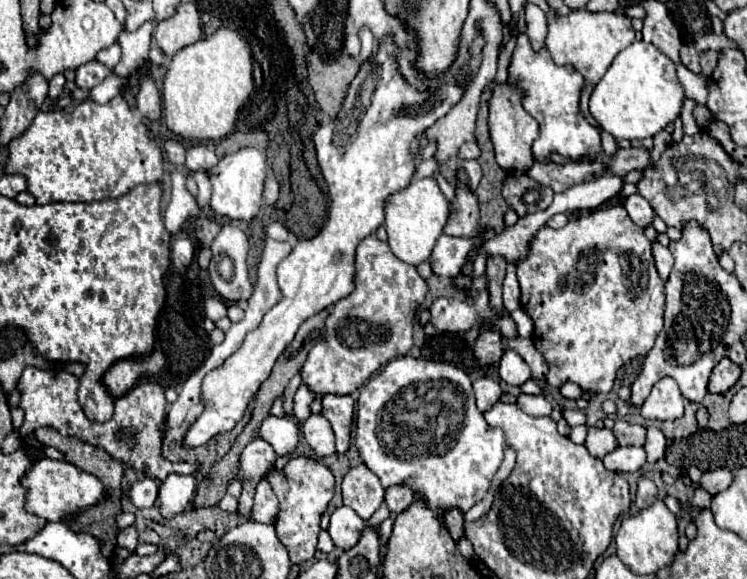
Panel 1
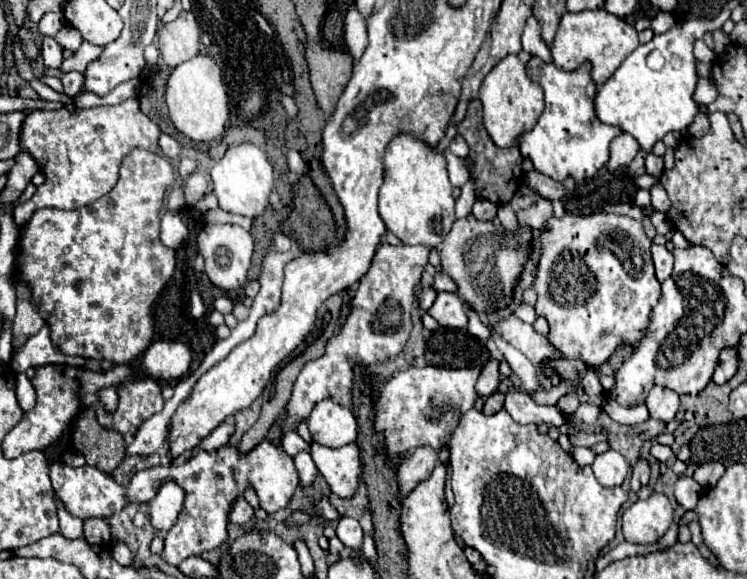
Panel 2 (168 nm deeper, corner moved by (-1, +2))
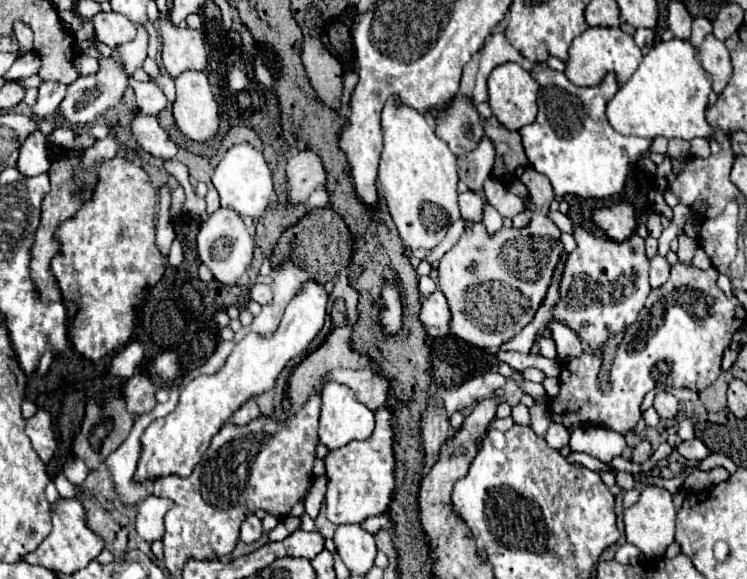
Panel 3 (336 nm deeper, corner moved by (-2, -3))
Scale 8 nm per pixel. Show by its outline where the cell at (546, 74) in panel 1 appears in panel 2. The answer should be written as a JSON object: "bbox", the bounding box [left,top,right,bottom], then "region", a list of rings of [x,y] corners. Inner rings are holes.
{"bbox":[517,57,623,185],"region":[[[533,57],[527,63],[527,75],[543,87],[545,111],[535,127],[517,139],[523,157],[531,159],[537,171],[559,183],[571,177],[575,185],[583,185],[609,163],[609,143],[623,133],[619,127],[601,123],[595,115],[593,99],[597,95],[597,85],[591,79],[591,65],[567,73],[553,63],[543,63],[539,57]]]}

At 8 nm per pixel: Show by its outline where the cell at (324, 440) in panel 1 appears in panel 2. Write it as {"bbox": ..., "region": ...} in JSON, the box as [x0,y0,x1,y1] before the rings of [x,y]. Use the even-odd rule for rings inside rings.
{"bbox":[307,399,357,447],"region":[[[333,399],[317,403],[307,425],[313,441],[325,447],[341,447],[357,439],[357,419],[353,411]]]}

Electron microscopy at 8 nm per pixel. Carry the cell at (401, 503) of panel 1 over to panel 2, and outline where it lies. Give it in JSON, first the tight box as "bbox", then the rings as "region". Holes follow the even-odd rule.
{"bbox":[399,445,439,497],"region":[[[419,445],[413,455],[409,455],[407,459],[403,459],[403,465],[399,465],[399,497],[407,497],[415,485],[419,485],[419,481],[427,479],[433,471],[433,467],[437,465],[439,455],[437,449],[429,447],[429,445]]]}

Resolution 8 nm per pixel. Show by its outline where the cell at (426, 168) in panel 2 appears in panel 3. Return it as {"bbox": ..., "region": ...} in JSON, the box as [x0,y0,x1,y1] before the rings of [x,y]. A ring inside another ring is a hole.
{"bbox":[380,98,460,248],"region":[[[390,98],[382,112],[384,150],[380,156],[380,194],[408,248],[434,248],[448,232],[450,224],[460,218],[458,212],[458,174],[456,156],[446,142],[436,136],[436,123],[430,112],[420,114],[408,106],[396,106]],[[424,208],[424,218],[422,218]]]}

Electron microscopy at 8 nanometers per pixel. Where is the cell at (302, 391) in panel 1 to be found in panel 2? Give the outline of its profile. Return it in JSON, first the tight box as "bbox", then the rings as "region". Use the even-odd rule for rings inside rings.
{"bbox":[295,451,317,487],"region":[[[305,451],[299,453],[299,455],[295,455],[295,467],[299,471],[299,483],[303,487],[311,487],[313,481],[315,481],[315,477],[317,477],[317,467],[315,467],[311,455],[305,453]]]}

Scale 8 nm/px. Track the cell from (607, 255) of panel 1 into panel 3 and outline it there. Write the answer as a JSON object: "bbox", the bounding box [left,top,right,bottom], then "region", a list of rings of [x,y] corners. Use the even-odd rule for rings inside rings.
{"bbox":[552,226,652,352],"region":[[[574,226],[572,234],[578,246],[568,254],[560,278],[560,298],[552,308],[552,316],[574,330],[596,352],[602,350],[608,338],[624,332],[636,322],[644,308],[652,290],[648,284],[648,258],[644,240],[636,232],[624,242],[594,236],[582,226]]]}

